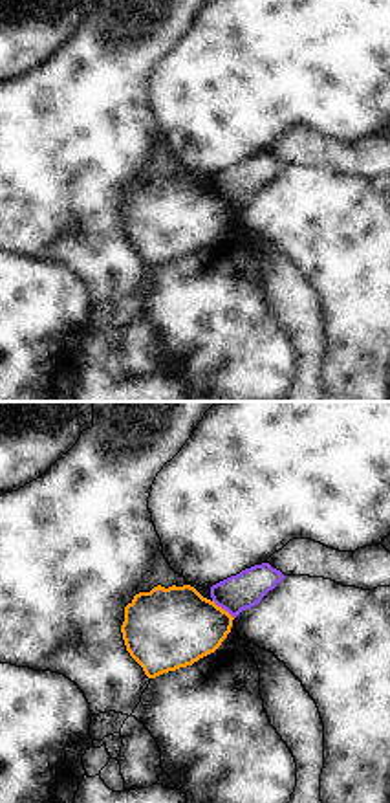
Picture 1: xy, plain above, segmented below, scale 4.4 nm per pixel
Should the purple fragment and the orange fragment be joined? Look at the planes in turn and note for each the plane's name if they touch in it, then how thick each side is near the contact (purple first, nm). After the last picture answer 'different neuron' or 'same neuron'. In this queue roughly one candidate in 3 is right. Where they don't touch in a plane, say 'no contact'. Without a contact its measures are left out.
contact in xy; calibres 160 and 360 nm

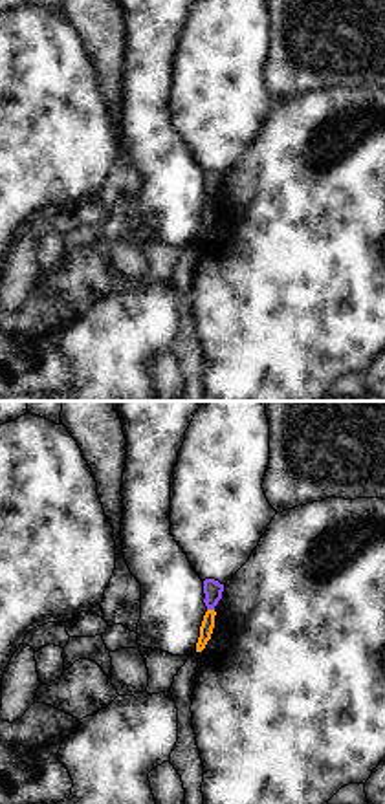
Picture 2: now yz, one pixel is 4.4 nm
contact in yz; calibres 80 and 60 nm

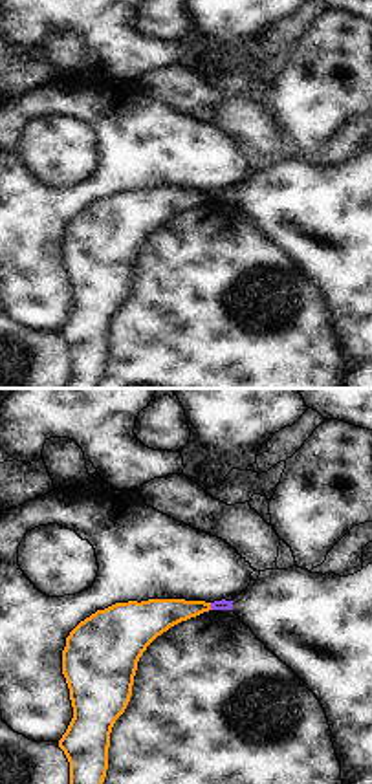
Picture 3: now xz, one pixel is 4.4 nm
contact in xz; calibres 50 and 160 nm

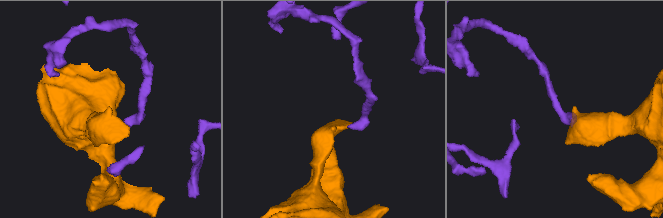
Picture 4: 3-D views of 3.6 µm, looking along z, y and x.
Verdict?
different neuron

